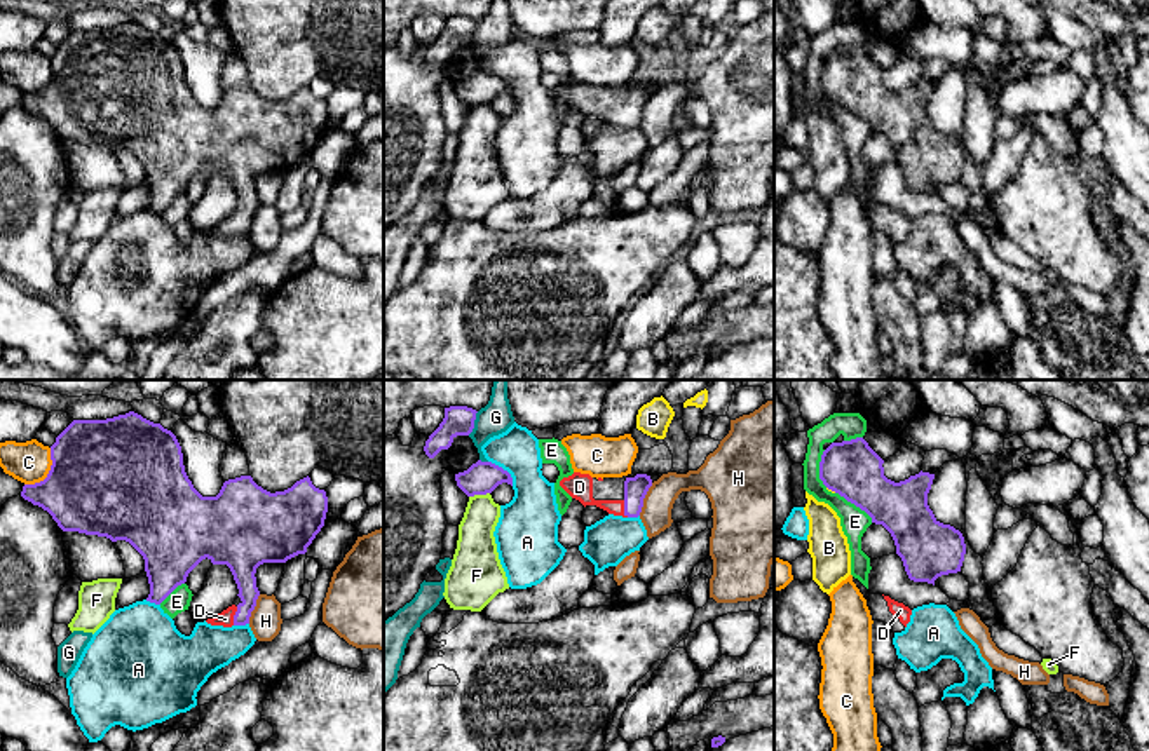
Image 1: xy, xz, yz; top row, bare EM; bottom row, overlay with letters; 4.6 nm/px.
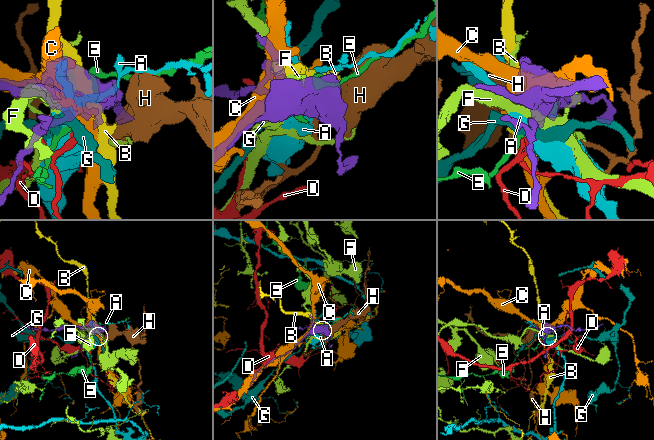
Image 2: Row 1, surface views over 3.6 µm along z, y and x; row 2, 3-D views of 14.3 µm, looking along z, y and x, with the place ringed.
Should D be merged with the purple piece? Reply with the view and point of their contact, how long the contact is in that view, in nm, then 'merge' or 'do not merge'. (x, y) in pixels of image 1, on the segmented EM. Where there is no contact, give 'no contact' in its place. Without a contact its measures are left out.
meets purple in xy at (234, 615); contact 90 nm long; merge

